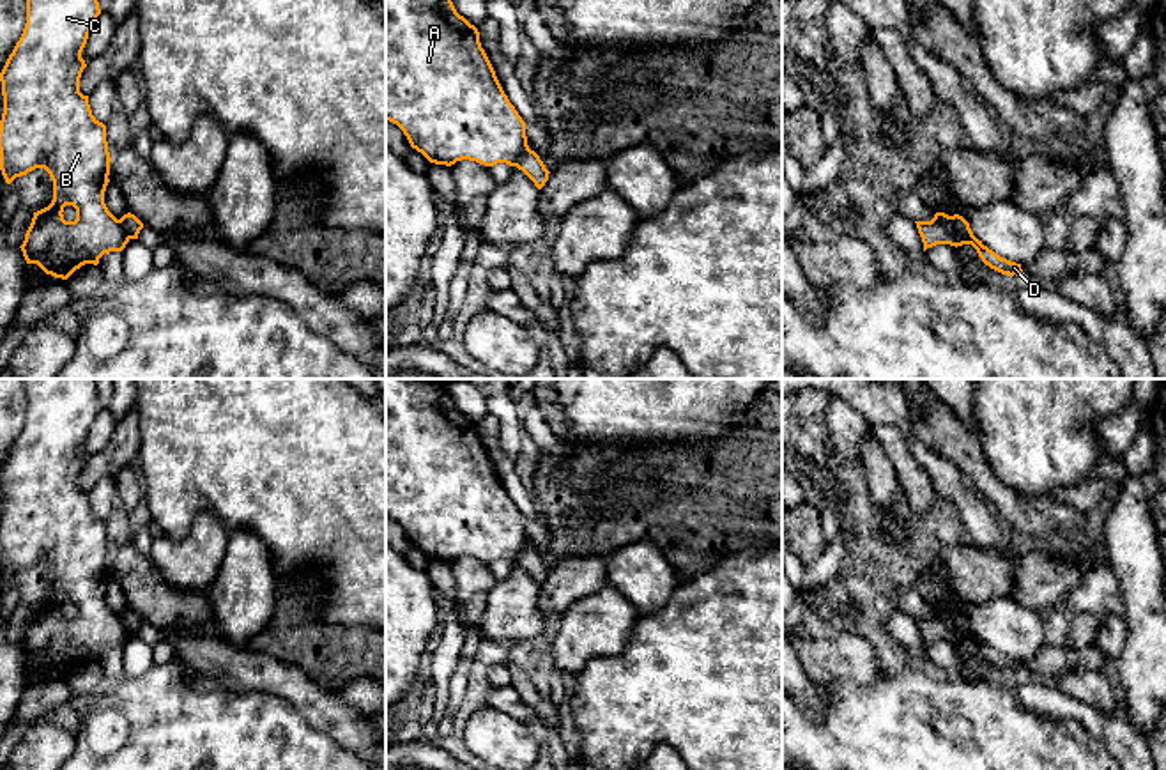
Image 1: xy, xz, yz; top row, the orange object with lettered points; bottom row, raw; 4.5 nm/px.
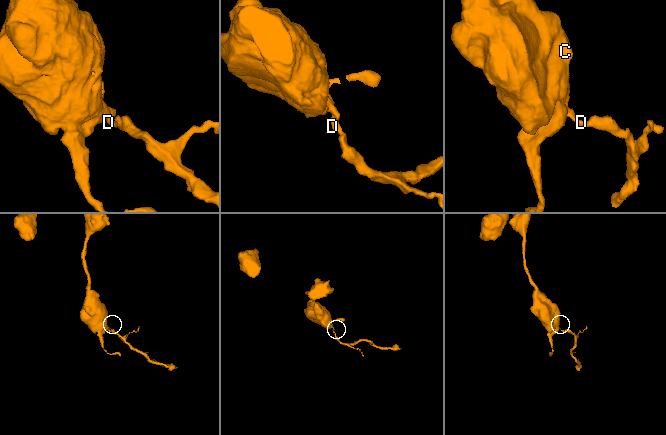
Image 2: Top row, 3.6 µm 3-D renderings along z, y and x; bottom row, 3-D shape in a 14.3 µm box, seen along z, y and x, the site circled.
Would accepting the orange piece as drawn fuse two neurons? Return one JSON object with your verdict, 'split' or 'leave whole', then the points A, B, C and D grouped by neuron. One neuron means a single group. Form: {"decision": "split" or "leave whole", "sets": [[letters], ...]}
{"decision": "split", "sets": [["A", "B", "C"], ["D"]]}

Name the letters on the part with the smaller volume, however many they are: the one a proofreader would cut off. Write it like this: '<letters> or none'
D

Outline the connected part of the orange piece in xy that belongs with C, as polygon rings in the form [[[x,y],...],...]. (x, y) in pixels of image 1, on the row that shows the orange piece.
[[[27,0],[27,25],[2,73],[4,113],[0,120],[0,170],[7,184],[35,168],[44,168],[53,181],[53,200],[34,212],[32,223],[19,246],[27,264],[37,264],[46,274],[67,280],[85,264],[99,264],[110,251],[122,251],[129,243],[127,232],[104,204],[110,182],[110,152],[106,126],[90,110],[88,96],[80,92],[80,78],[87,67],[81,51],[101,14],[97,0]]]

